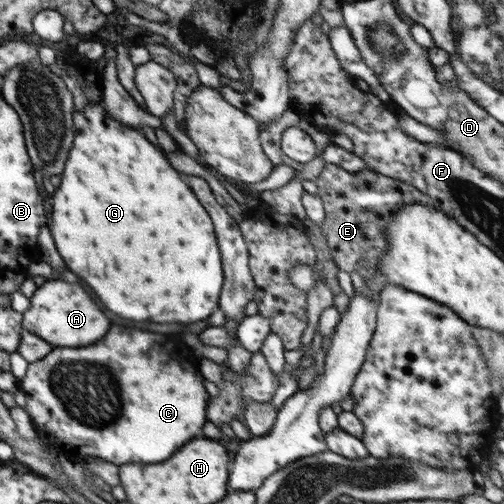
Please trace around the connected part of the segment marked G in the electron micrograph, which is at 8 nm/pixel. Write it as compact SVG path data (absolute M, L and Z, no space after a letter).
M102 92L101 99L97 100L93 103L88 103L81 111L73 113L73 125L75 128L75 137L73 138L73 145L71 146L68 162L66 162L66 170L62 172L62 184L60 184L60 188L58 188L58 192L56 192L56 196L54 196L54 218L52 218L52 236L54 236L54 242L56 242L56 248L58 248L58 252L62 254L62 258L64 258L64 262L66 262L66 266L68 266L68 270L72 270L72 272L76 272L76 274L80 274L82 276L82 280L96 292L96 296L104 302L104 306L110 310L110 312L114 312L114 314L118 314L120 318L124 318L124 320L136 320L136 322L182 322L182 324L190 324L190 322L198 322L198 320L208 319L210 314L212 314L216 309L219 308L219 294L221 293L221 288L224 282L224 272L222 267L222 260L220 251L218 250L219 246L216 239L216 234L214 231L214 223L208 212L204 208L202 208L202 204L198 202L198 198L194 195L194 192L186 186L186 182L178 176L178 172L174 170L172 164L166 159L166 156L160 151L159 146L155 146L148 140L148 138L144 135L144 133L135 127L130 127L120 123L120 121L112 119L112 117L106 114L104 111L104 105L102 102Z

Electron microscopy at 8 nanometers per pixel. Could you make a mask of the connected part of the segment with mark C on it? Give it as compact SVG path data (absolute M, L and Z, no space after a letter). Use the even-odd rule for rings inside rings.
M114 324L102 342L96 342L94 346L72 350L54 348L48 356L29 363L19 388L26 396L25 409L34 420L38 439L50 450L72 454L82 463L98 458L115 465L156 464L168 460L170 454L178 452L180 446L202 432L211 399L204 387L204 379L198 358L194 358L188 348L186 358L180 358L176 348L172 348L172 342L164 342L162 334L146 334Z

